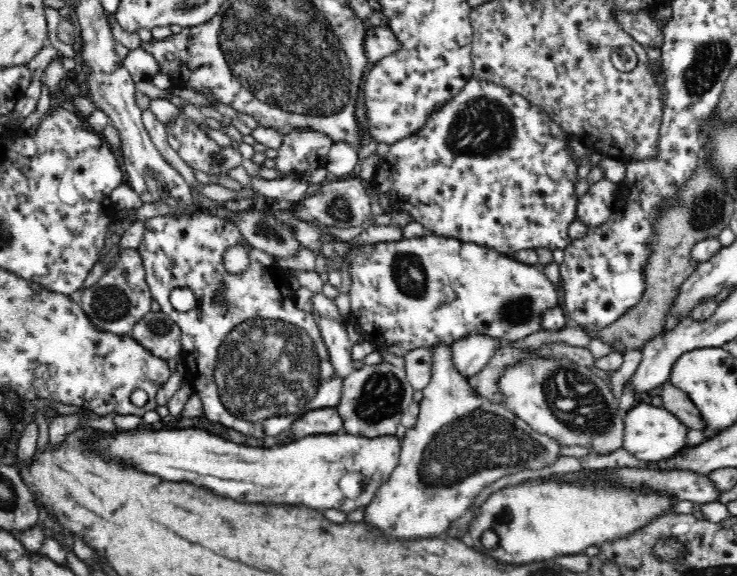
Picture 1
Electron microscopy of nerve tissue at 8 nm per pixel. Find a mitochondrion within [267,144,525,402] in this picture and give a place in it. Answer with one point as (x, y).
(409, 274)

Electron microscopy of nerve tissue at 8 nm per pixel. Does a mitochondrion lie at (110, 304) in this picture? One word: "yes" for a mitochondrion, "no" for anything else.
yes

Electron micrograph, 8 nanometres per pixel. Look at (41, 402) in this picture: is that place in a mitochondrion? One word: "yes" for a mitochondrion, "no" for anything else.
no

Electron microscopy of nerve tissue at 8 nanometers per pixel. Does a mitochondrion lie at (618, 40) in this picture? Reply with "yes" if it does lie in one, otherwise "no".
no

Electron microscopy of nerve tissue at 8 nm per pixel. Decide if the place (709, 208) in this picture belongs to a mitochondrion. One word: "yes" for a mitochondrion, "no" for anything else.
yes

